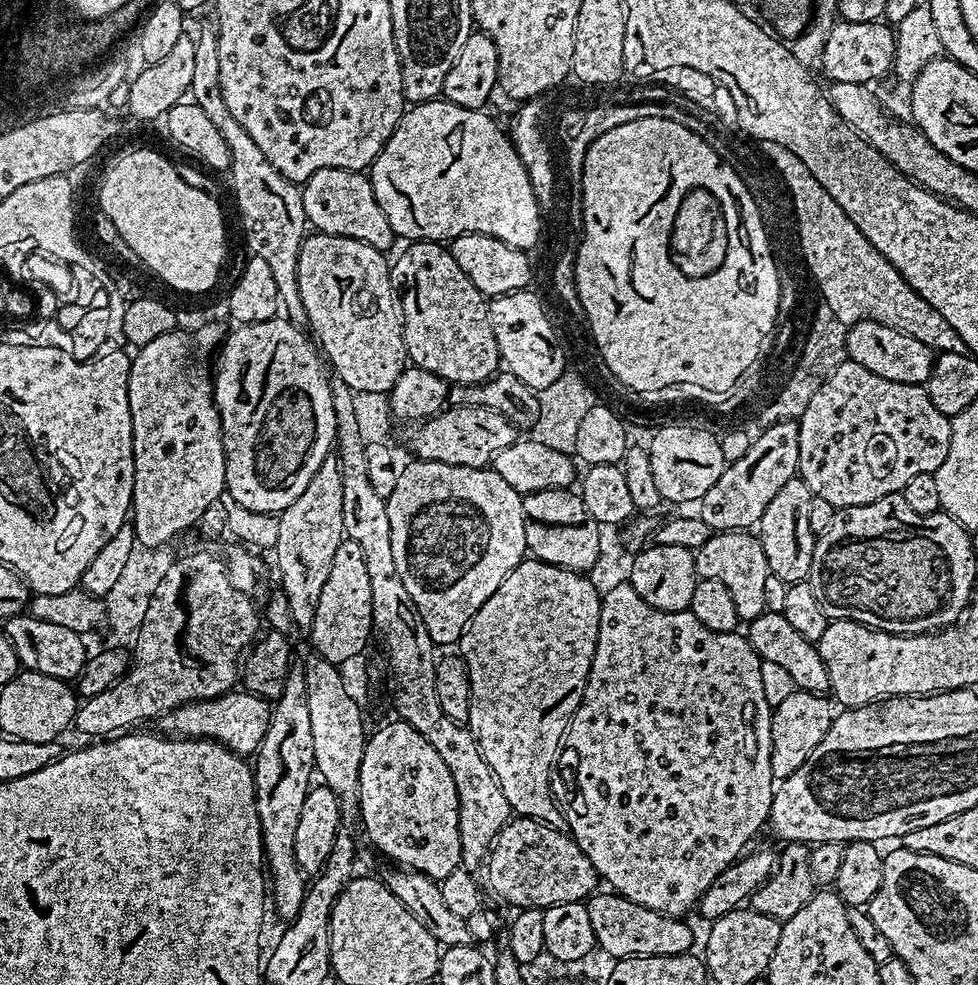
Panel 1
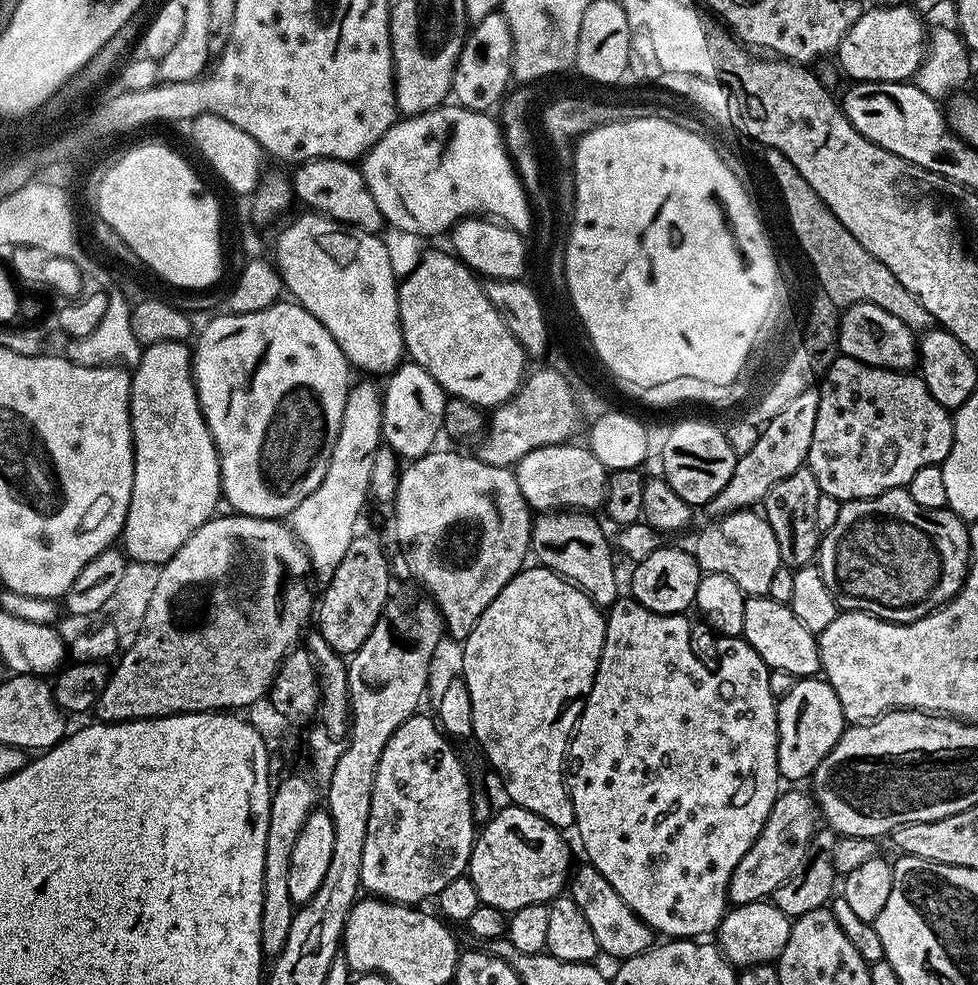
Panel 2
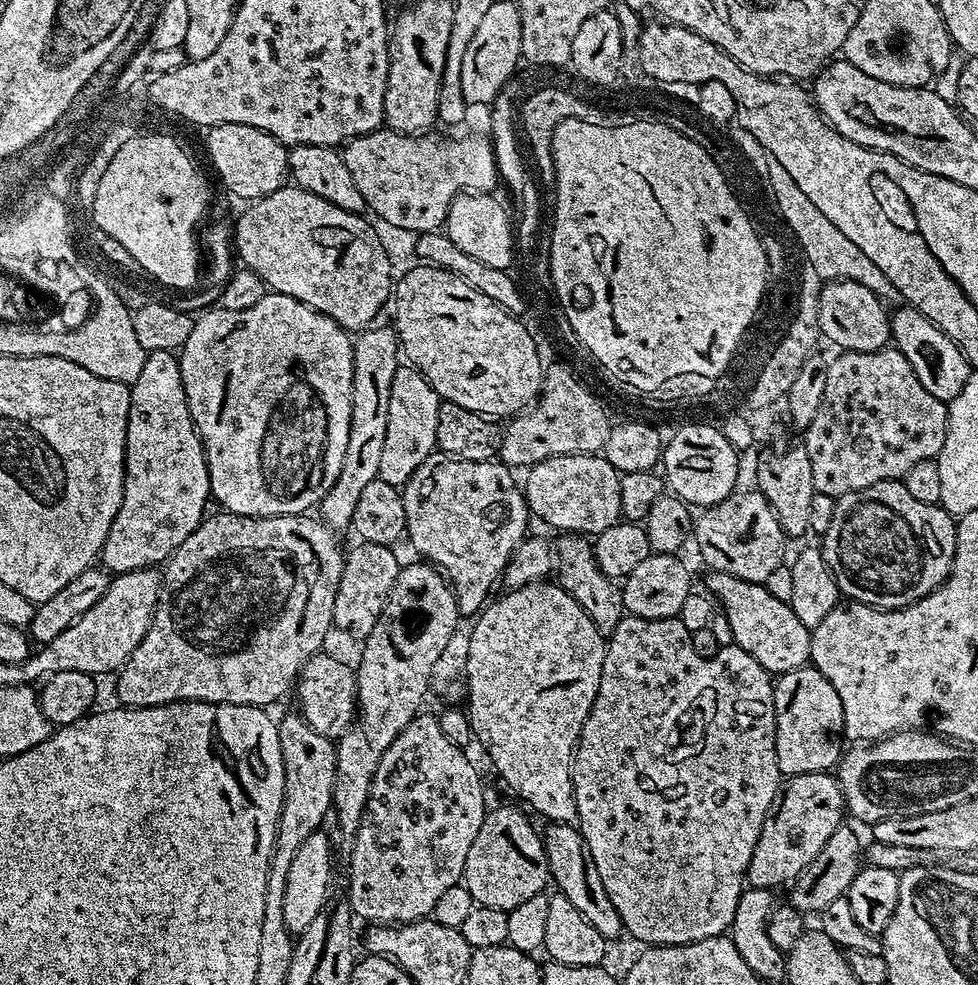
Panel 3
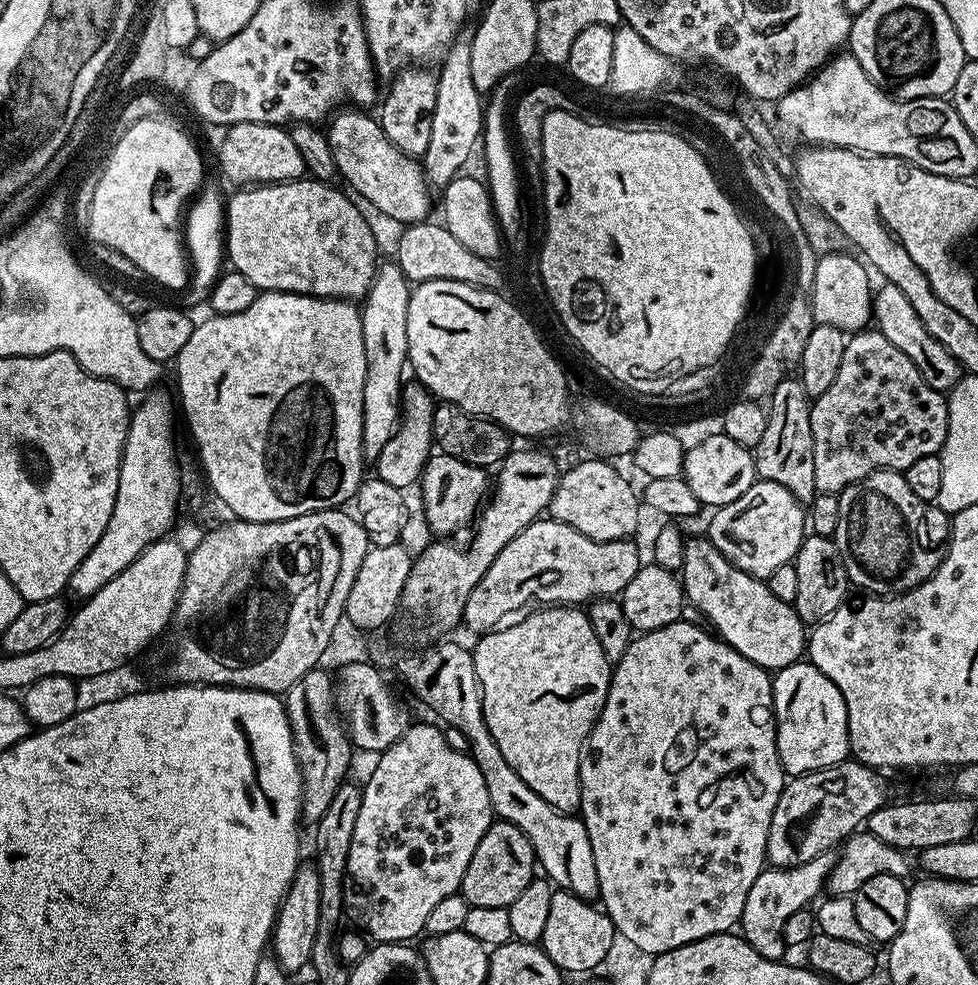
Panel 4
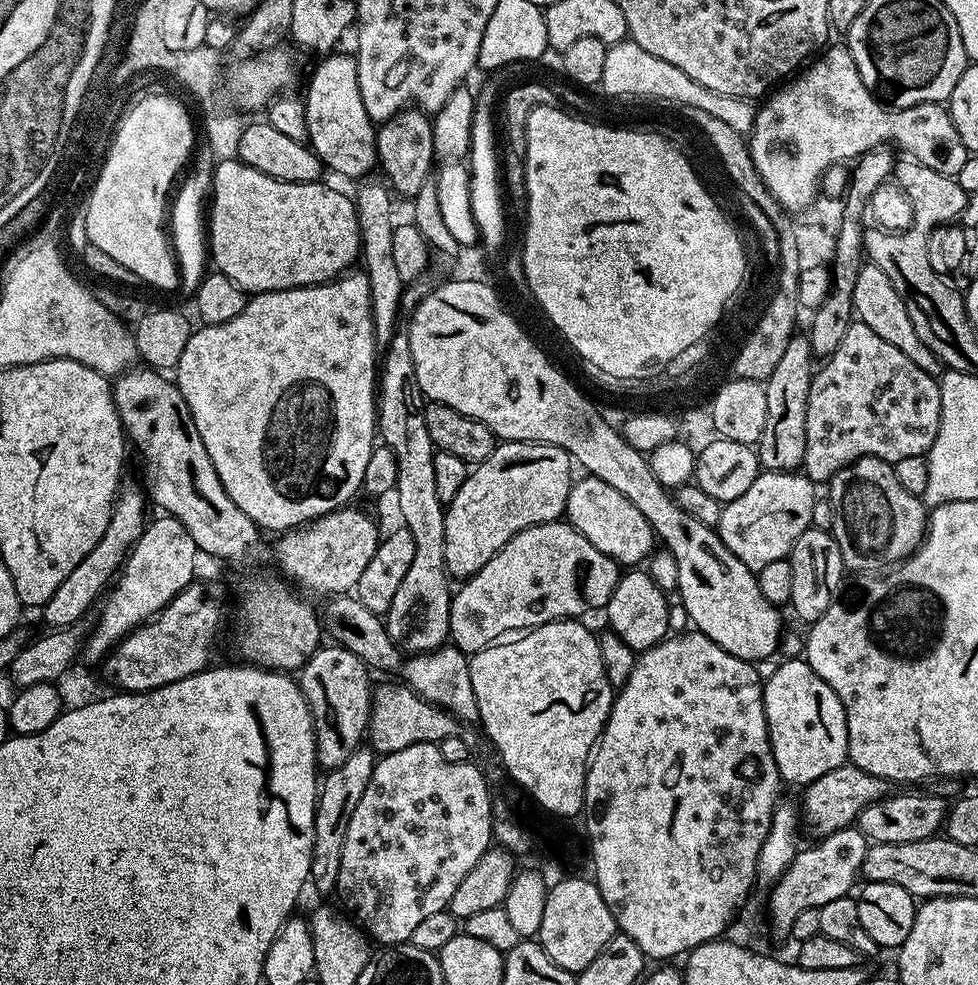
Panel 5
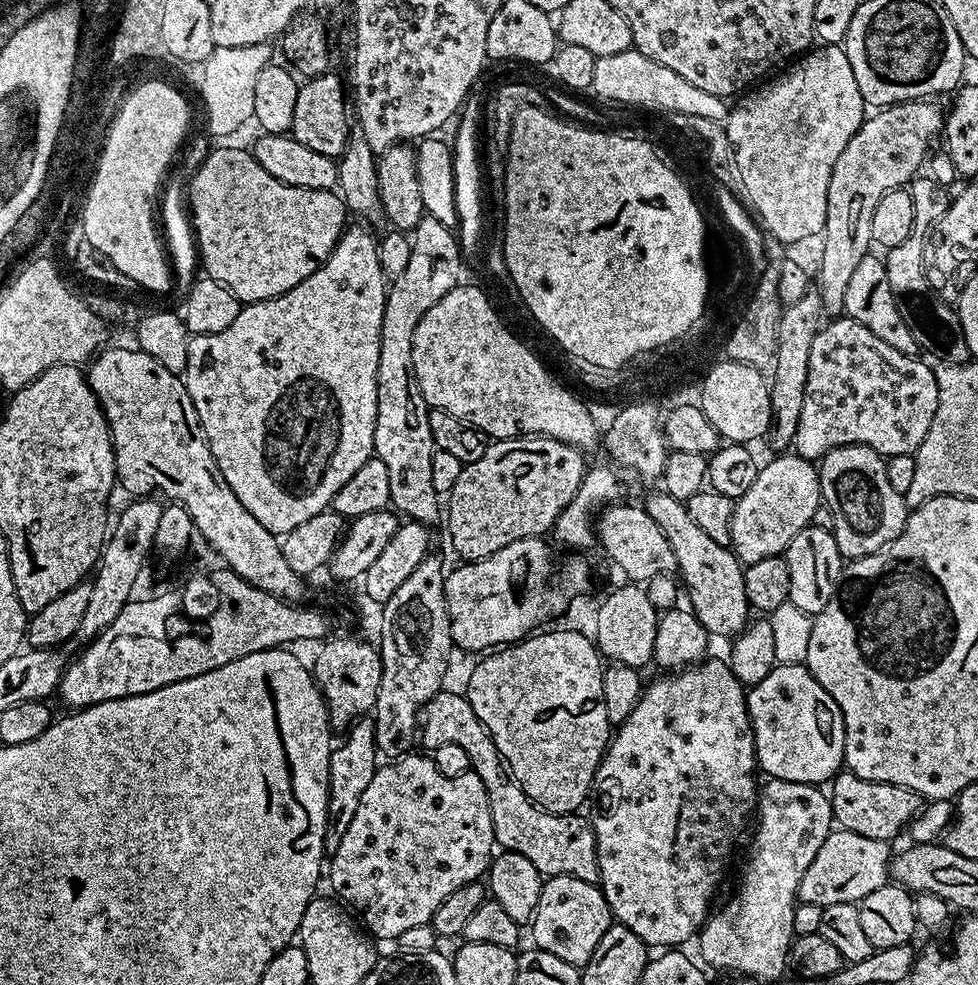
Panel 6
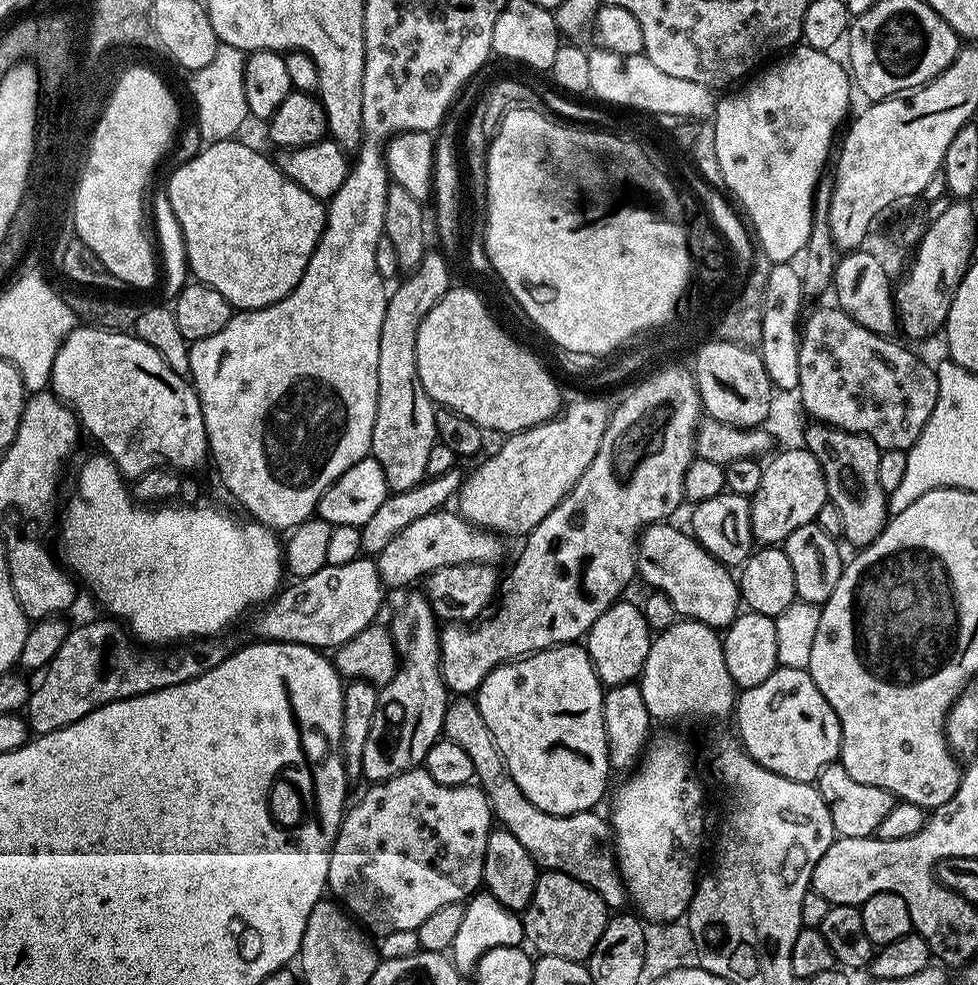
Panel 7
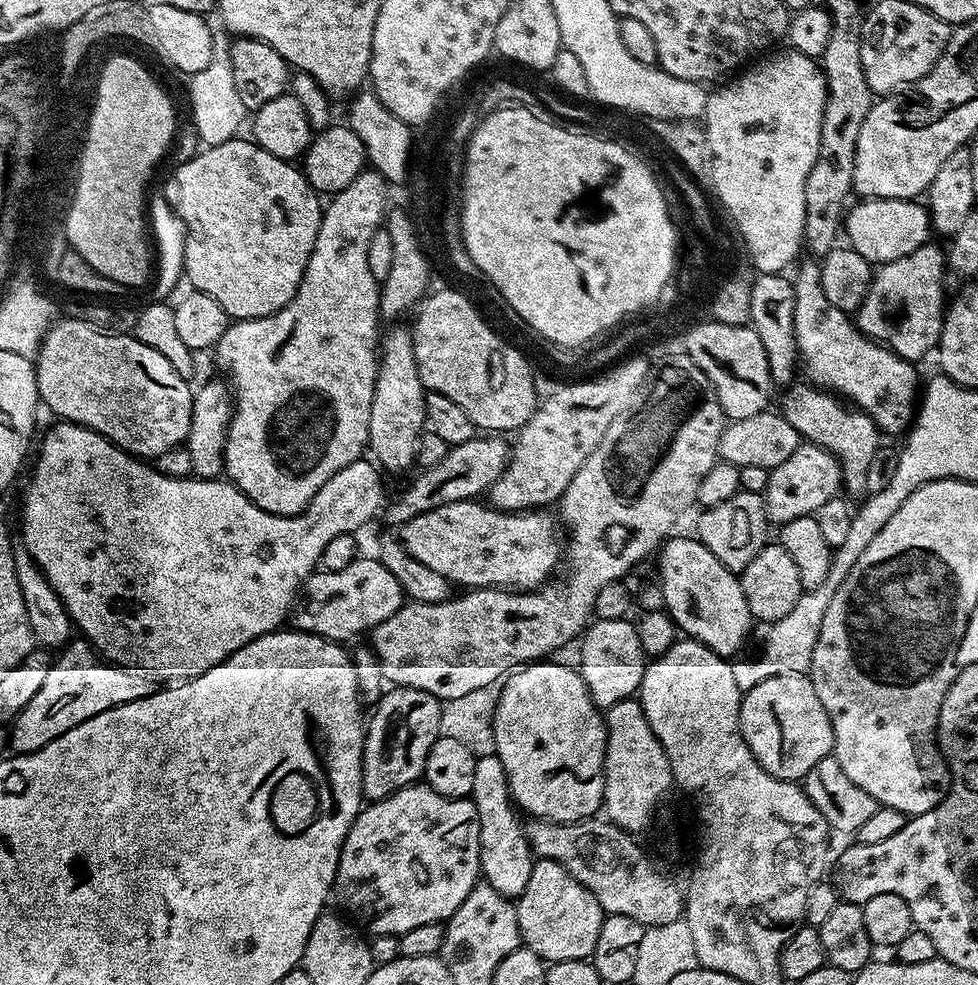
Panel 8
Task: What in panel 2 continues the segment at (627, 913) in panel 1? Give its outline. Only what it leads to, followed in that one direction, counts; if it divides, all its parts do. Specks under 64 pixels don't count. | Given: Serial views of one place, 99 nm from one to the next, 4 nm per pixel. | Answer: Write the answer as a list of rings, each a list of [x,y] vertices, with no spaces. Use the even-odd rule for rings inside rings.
[[[587,862],[581,864],[581,868],[579,865],[571,873],[570,895],[578,906],[578,910],[582,910],[583,916],[586,917],[586,922],[594,933],[594,942],[598,942],[600,952],[610,954],[616,960],[623,962],[653,947],[654,933],[648,924],[642,922],[640,917],[634,914],[634,910],[630,910],[630,906],[622,902],[622,898],[613,890],[610,882],[602,878],[602,874],[593,864]]]

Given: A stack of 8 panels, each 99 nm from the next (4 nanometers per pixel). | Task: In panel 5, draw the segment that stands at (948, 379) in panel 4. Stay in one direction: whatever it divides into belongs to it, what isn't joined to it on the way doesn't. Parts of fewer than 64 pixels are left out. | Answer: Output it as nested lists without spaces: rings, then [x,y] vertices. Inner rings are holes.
[[[868,262],[861,267],[858,282],[854,282],[852,307],[855,319],[859,323],[870,326],[870,330],[874,330],[878,338],[886,338],[890,346],[898,346],[898,350],[902,350],[902,354],[906,354],[906,358],[910,358],[914,366],[926,370],[926,374],[931,376],[941,375],[940,360],[934,354],[934,350],[930,350],[930,346],[926,346],[926,342],[918,338],[918,330],[914,330],[914,322],[910,322],[910,314],[906,310],[904,300],[898,294],[898,290],[894,290],[890,278],[886,278],[886,274],[882,274],[882,270],[878,270],[876,264]]]

